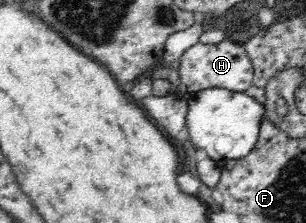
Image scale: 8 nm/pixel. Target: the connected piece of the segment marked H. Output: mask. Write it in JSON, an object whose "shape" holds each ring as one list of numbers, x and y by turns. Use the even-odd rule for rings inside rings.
{"shape":[[231,37,223,39,222,43,216,43,216,45,202,45,202,43,198,43,191,49,188,49,180,57,179,61,179,81,192,93,212,87,243,92,252,85,252,81,254,80,254,69,245,48]]}

